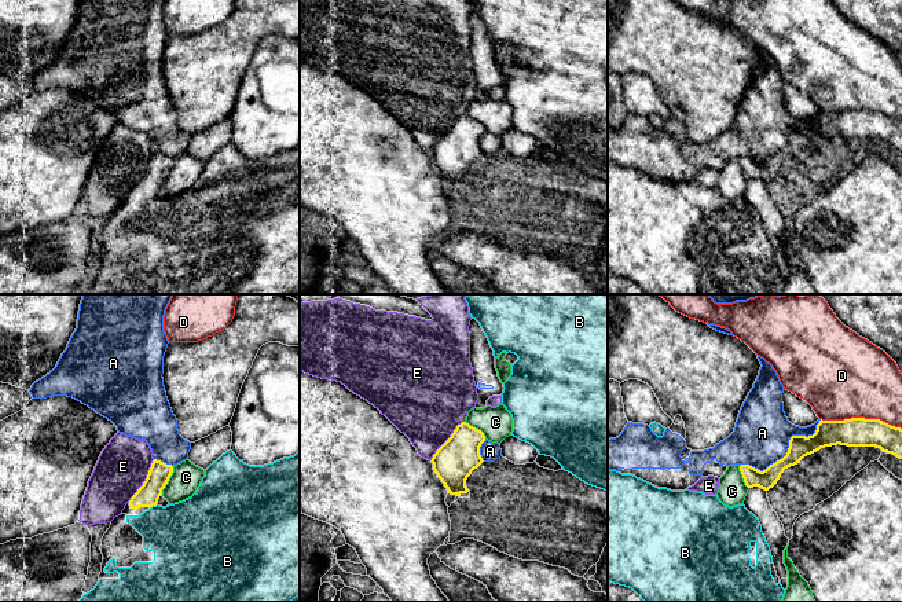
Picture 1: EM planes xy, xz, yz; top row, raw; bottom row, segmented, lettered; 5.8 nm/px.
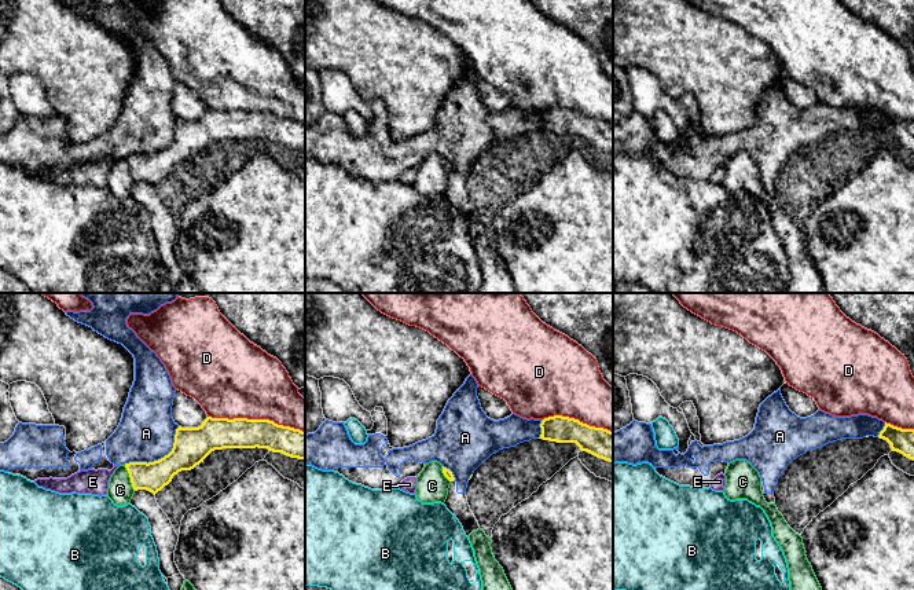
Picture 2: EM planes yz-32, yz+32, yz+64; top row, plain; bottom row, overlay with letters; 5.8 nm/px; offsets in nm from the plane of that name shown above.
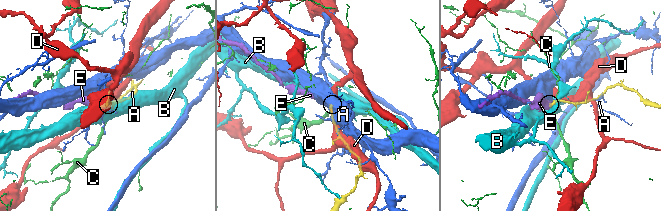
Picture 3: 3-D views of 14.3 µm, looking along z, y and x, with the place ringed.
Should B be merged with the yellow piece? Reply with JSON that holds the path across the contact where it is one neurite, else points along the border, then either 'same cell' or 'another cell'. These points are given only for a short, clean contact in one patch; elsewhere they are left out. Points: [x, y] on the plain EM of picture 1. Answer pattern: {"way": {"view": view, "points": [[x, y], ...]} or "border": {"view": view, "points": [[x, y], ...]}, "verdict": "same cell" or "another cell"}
{"way": {"view": "xy", "points": [[147, 187], [153, 197], [182, 228]]}, "verdict": "same cell"}

